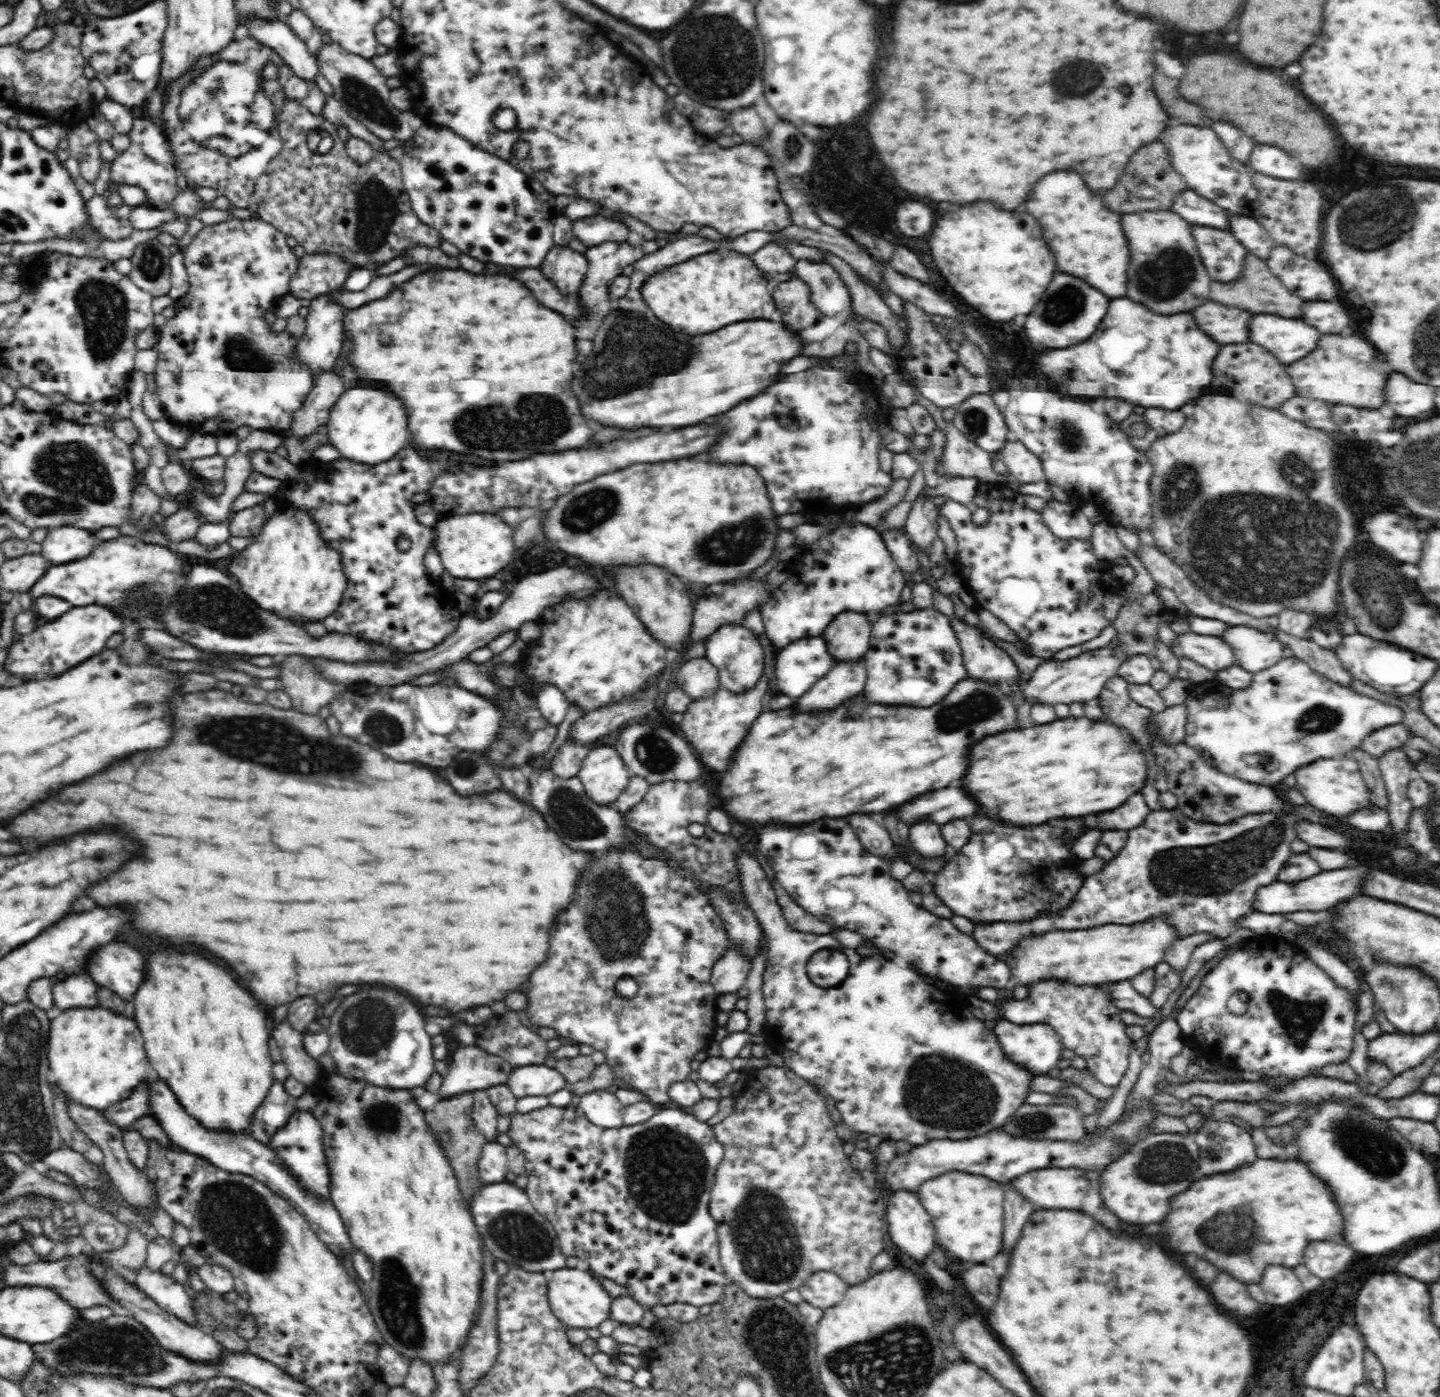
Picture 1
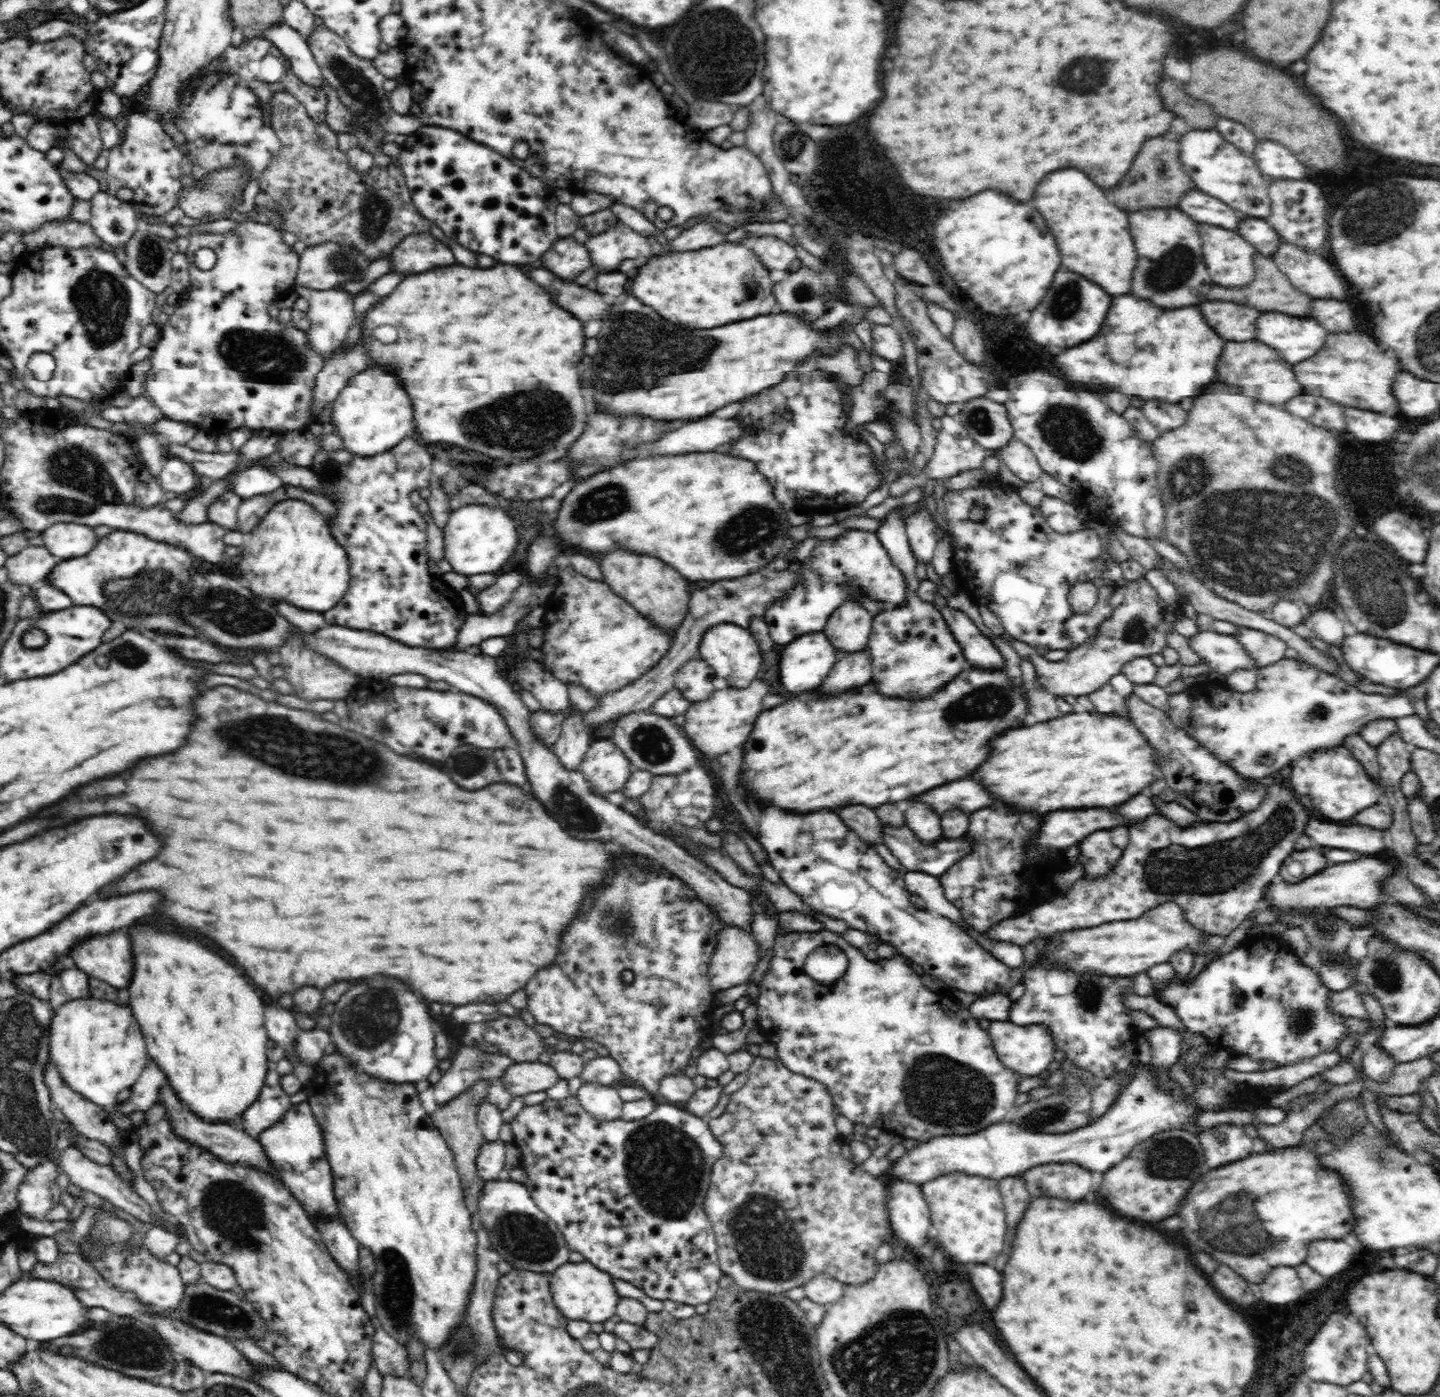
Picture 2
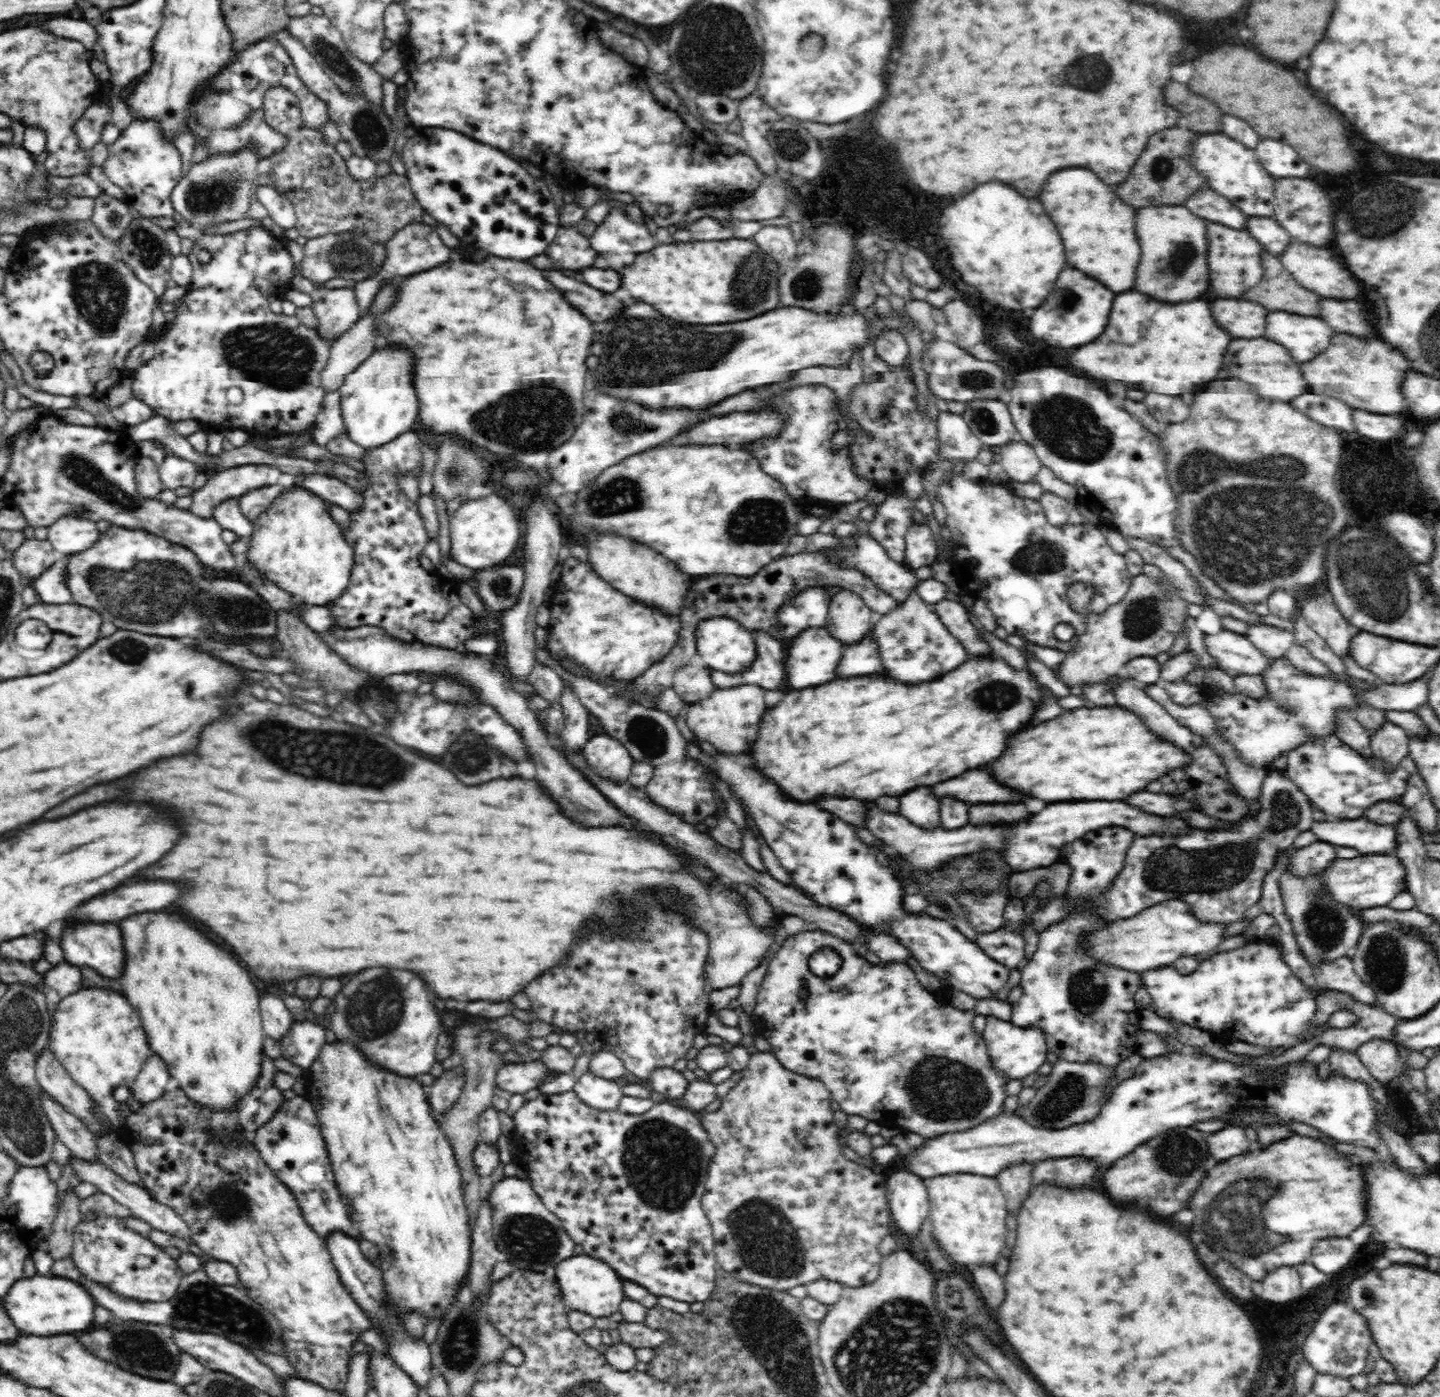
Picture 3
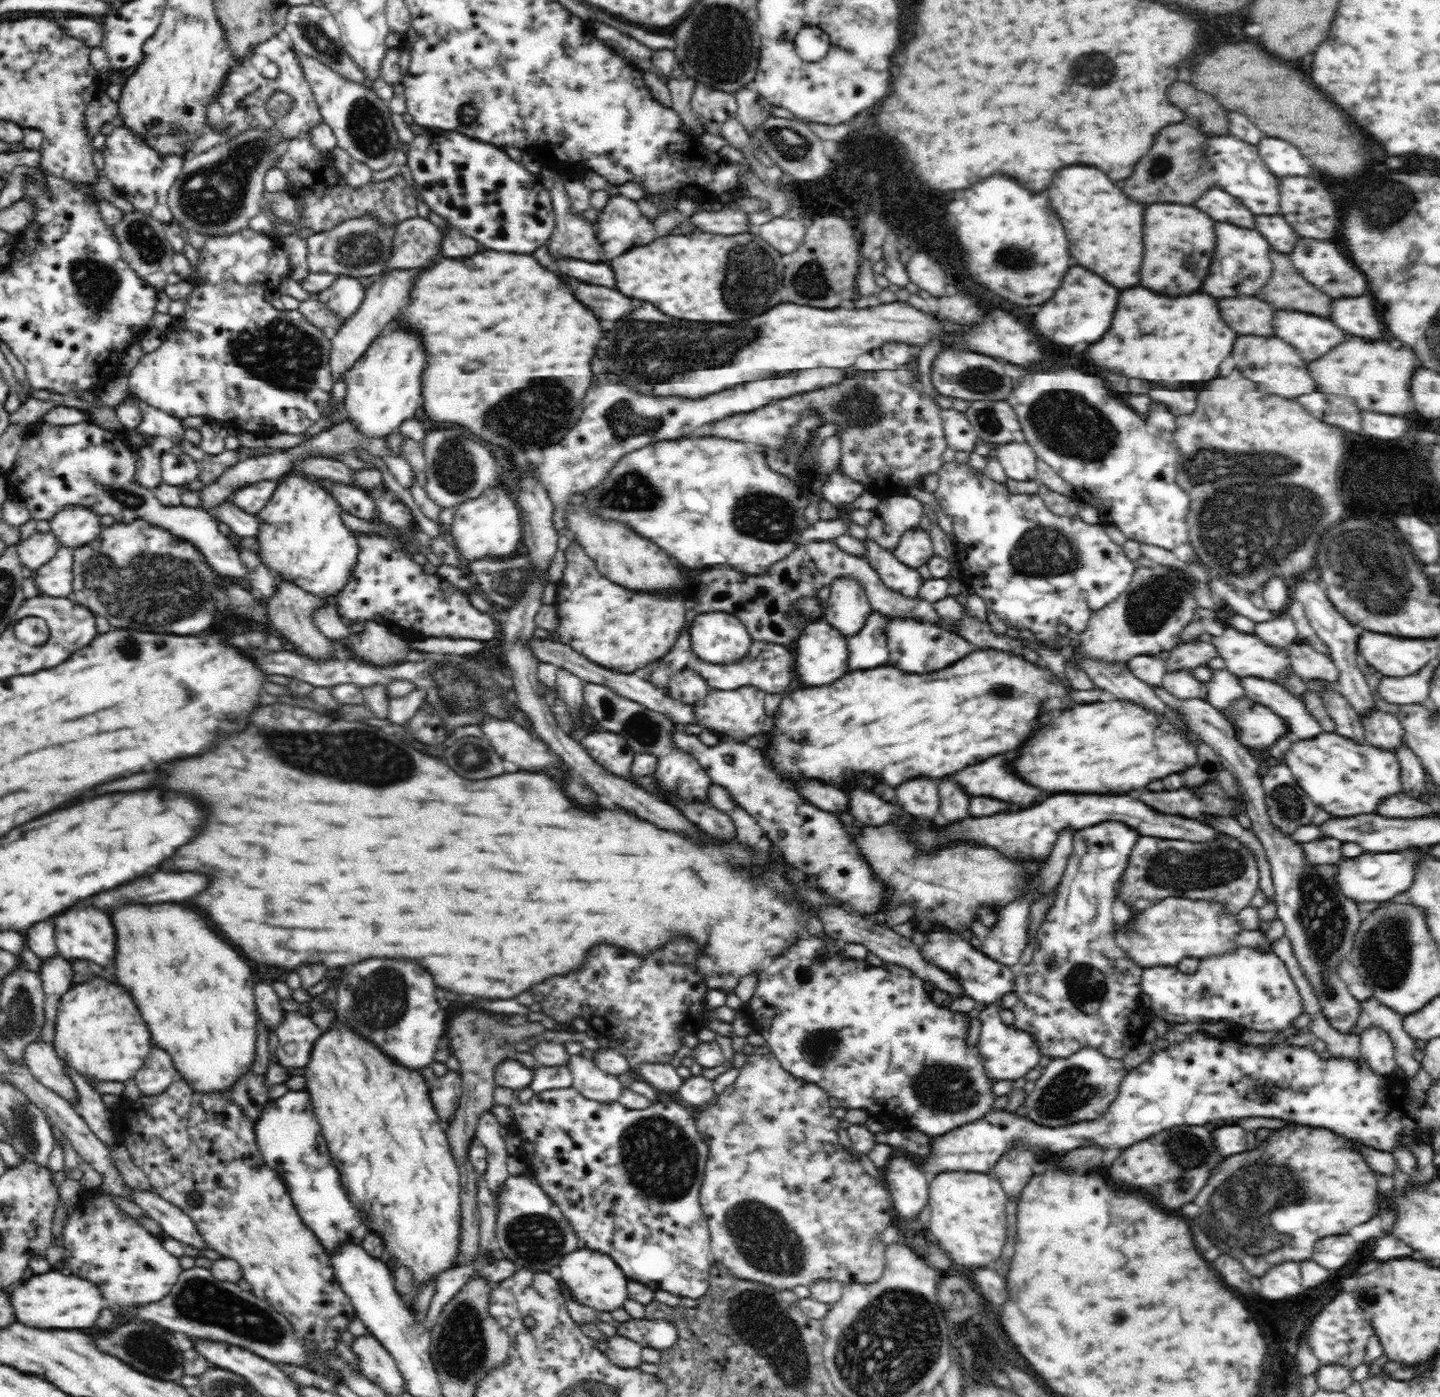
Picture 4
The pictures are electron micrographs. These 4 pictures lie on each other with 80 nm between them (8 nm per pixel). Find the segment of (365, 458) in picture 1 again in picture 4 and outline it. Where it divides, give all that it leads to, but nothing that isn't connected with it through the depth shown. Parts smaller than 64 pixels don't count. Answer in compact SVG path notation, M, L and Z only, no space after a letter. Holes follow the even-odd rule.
M394 329L385 338L377 337L369 345L368 350L360 357L351 369L343 374L343 382L346 384L344 405L346 409L346 419L354 423L354 429L362 437L373 439L374 437L388 438L397 432L400 425L408 419L419 416L422 404L422 372L426 368L426 352L424 344L418 338L418 334L406 331L406 329Z

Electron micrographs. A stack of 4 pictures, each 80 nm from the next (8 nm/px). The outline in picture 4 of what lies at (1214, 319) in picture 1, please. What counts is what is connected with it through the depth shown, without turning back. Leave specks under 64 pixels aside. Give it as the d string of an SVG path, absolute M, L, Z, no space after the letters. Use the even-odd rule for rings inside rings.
M1252 296L1220 300L1220 316L1242 336L1272 336L1272 312L1270 304Z

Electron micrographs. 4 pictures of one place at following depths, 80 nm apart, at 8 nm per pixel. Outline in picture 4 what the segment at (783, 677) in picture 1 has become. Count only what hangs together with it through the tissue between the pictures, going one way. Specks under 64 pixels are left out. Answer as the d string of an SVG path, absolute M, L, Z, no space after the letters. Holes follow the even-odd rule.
M825 620L812 621L806 627L802 635L791 646L794 654L794 682L796 686L822 686L844 677L848 671L848 649L847 638L838 630L832 628Z

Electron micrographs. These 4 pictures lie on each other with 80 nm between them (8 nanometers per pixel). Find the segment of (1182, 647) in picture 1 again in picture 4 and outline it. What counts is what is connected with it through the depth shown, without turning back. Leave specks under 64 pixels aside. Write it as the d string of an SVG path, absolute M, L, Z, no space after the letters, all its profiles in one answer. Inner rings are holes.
M1227 627L1221 636L1207 637L1207 639L1218 649L1219 657L1224 660L1224 670L1240 678L1256 676L1268 681L1276 681L1281 675L1286 677L1292 670L1286 650L1270 647L1262 640L1257 640L1252 633L1244 634Z

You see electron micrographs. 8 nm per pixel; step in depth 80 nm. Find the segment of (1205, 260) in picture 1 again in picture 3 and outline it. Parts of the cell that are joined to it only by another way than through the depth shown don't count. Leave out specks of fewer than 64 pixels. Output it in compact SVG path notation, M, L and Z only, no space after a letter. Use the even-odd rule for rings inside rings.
M1207 222L1207 228L1212 228L1207 230L1207 236L1212 236L1208 240L1212 242L1218 240L1207 249L1207 264L1210 268L1209 284L1222 298L1238 298L1242 292L1250 290L1262 280L1262 262L1260 262L1260 256L1264 251L1262 245L1244 229L1228 228L1210 222Z

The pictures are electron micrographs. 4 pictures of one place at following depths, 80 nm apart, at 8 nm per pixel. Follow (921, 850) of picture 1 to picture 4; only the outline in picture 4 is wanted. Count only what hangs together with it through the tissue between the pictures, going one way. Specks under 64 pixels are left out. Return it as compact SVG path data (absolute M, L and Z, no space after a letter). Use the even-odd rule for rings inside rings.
M908 780L896 790L898 802L916 820L934 820L938 816L938 784L936 780Z

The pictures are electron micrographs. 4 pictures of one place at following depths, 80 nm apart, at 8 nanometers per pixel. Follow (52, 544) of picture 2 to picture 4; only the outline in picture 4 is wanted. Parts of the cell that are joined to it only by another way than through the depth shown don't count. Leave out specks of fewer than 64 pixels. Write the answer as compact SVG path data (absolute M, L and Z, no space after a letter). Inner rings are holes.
M67 505L49 520L50 533L56 537L58 548L80 548L96 540L103 529L100 516L83 505Z

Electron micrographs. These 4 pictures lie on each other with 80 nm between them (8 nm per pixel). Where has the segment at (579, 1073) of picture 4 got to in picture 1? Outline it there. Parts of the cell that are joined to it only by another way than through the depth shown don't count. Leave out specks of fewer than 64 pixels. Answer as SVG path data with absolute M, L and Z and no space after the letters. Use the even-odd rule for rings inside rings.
M600 1090L580 1098L579 1107L588 1121L604 1129L622 1128L624 1106L614 1093Z

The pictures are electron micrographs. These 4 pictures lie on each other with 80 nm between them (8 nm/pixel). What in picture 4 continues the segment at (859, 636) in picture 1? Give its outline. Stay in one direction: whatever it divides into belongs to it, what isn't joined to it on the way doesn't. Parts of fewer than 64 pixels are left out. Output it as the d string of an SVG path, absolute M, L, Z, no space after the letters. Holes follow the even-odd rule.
M840 576L828 586L824 620L844 637L856 636L874 612L862 585L854 578Z

